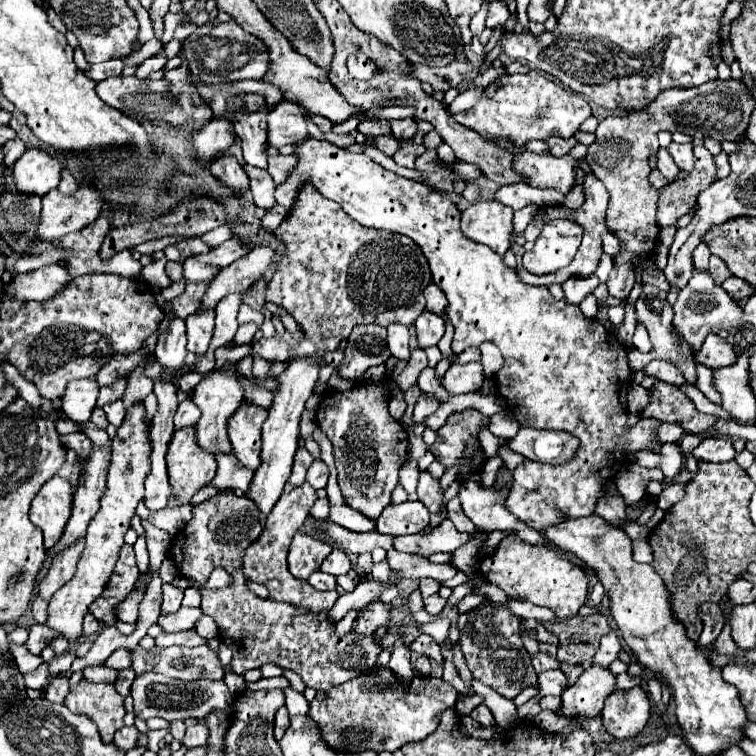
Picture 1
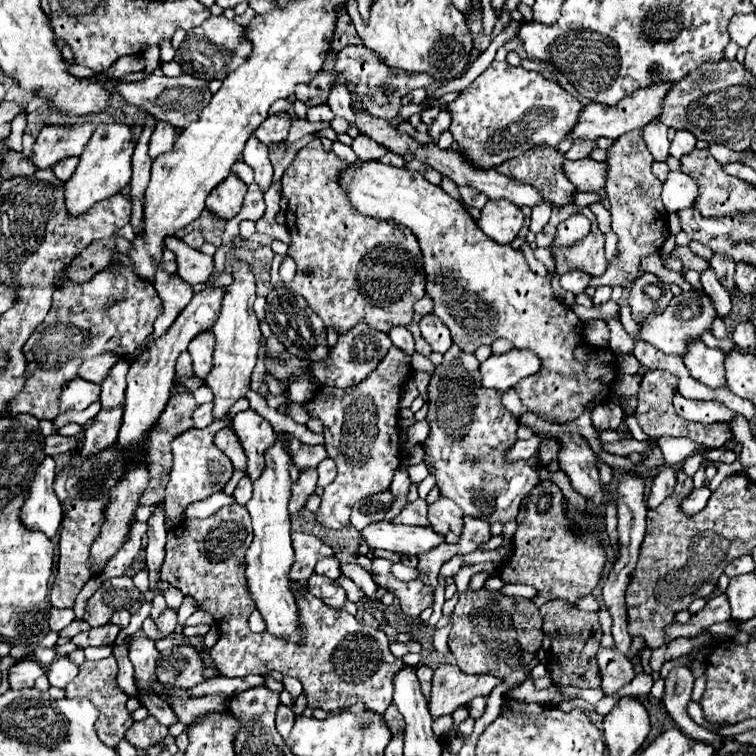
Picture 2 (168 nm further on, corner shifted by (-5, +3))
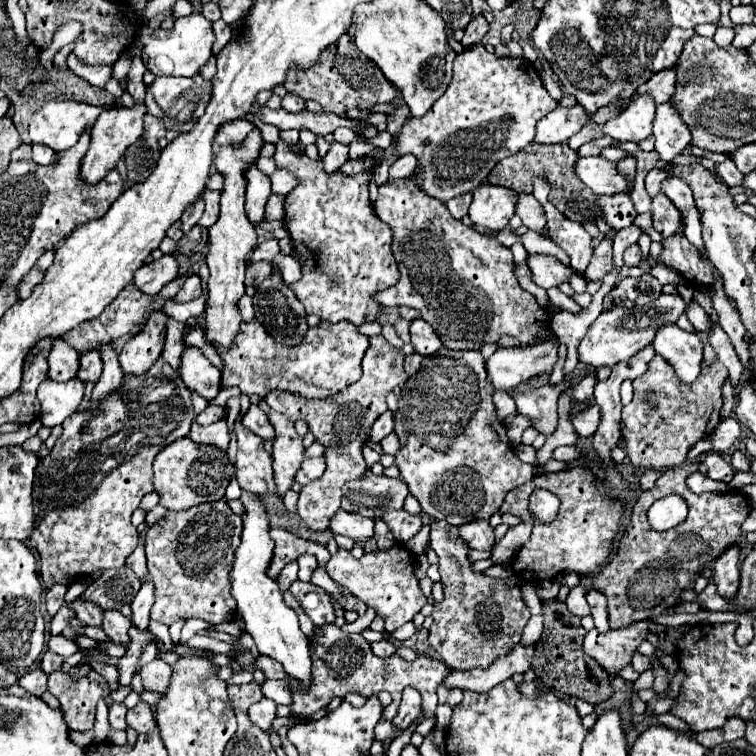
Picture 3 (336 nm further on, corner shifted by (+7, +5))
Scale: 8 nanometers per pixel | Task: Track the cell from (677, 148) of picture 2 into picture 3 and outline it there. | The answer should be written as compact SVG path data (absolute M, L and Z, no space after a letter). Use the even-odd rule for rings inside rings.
M670 101L656 107L652 135L656 137L656 153L662 161L672 161L690 143L690 129Z

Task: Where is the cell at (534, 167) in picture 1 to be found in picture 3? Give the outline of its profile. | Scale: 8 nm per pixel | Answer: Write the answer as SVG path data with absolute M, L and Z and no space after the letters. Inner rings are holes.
M584 157L574 163L574 173L576 177L590 187L596 195L614 195L628 191L628 183L616 175L614 163L602 159L602 157Z

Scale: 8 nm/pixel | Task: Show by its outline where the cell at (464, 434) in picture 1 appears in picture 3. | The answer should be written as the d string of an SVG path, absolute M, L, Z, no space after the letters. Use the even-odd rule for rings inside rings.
M448 351L446 355L428 355L422 359L422 369L404 385L398 411L394 413L394 431L400 437L396 465L400 469L400 479L420 501L422 511L426 511L432 519L446 519L452 525L488 519L500 511L500 505L510 489L534 477L536 467L520 461L510 447L506 427L496 417L492 393L494 387L486 379L484 357L478 351Z

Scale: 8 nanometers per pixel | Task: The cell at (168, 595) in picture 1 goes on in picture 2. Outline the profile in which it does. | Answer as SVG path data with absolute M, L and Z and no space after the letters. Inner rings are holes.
M166 609L166 611L156 619L156 627L158 627L158 631L162 633L162 639L168 637L168 635L176 629L176 625L178 625L178 621L176 621L176 611L172 611L172 609Z

